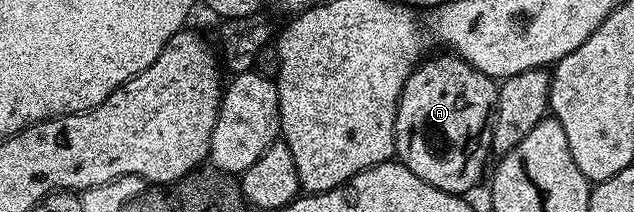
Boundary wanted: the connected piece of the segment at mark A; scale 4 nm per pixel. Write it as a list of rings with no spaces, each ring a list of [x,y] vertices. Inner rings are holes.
[[[437,52],[418,62],[405,82],[397,105],[393,133],[396,157],[411,172],[415,172],[419,180],[427,180],[427,184],[448,194],[468,195],[468,190],[484,176],[485,161],[491,158],[489,136],[491,115],[497,104],[497,88],[498,83],[494,79],[452,52]]]

